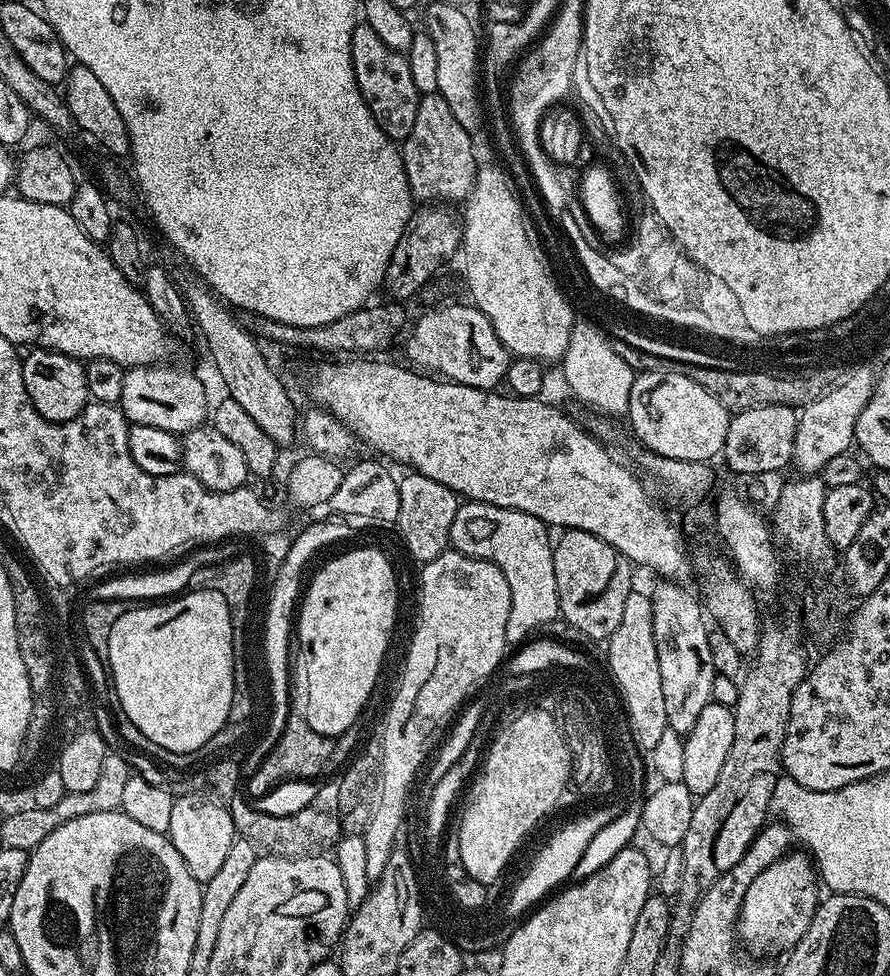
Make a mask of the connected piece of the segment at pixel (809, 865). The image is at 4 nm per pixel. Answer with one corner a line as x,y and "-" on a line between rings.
789,851
788,855
762,870
762,874
750,882
750,890
746,890
736,930
743,947
745,944
753,952
753,957
763,957
760,956
763,952
787,953
802,938
802,934
806,934
816,907
820,905
822,891
816,885
818,869
811,855
796,851

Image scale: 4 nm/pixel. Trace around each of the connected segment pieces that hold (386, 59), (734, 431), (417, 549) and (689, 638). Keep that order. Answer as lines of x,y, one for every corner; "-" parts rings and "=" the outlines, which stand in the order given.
360,22
357,23
354,34
350,38
350,58
354,66
354,78
358,82
358,90
366,106
370,106
370,114
374,114
374,122
378,122
378,126
391,140
403,142
414,127
414,118
418,118
418,102
422,95
418,86
414,86
414,77
410,75
410,62
407,55
390,50
390,46
386,46
386,42
382,42
382,38
378,38
378,34
374,34
374,30
370,30
368,24
=
781,404
754,406
735,413
728,421
722,460
740,476
760,476
763,472
780,472
792,464
797,409
=
412,470
399,477
398,518
400,536
408,547
408,552
419,562
438,558
449,547
450,526
454,526
454,514
458,514
462,503
461,497
451,492
442,482
426,478
426,474
=
660,582
660,585
650,592
654,610
654,646
658,650
658,671
662,673
662,698
666,698
666,718
668,727
681,734
694,730
698,714
702,714
702,710
706,710
706,706
713,703
713,683
718,675
714,658
710,654
710,628
709,625
704,625
706,613
701,601
695,595
692,597
684,587
680,582

